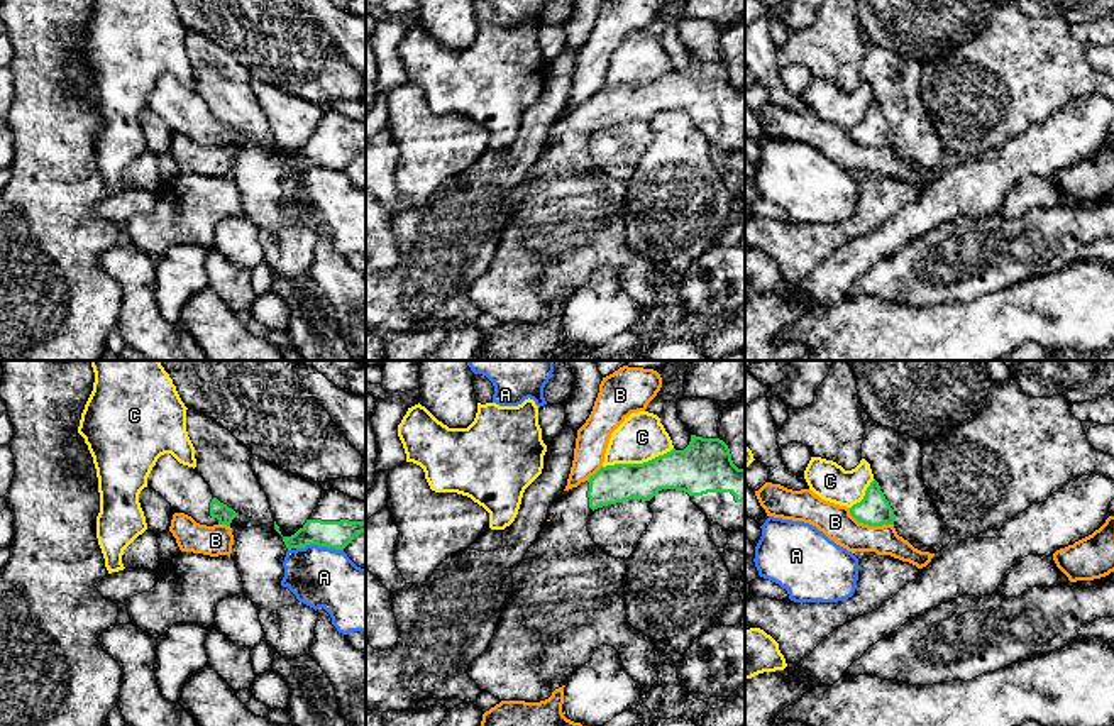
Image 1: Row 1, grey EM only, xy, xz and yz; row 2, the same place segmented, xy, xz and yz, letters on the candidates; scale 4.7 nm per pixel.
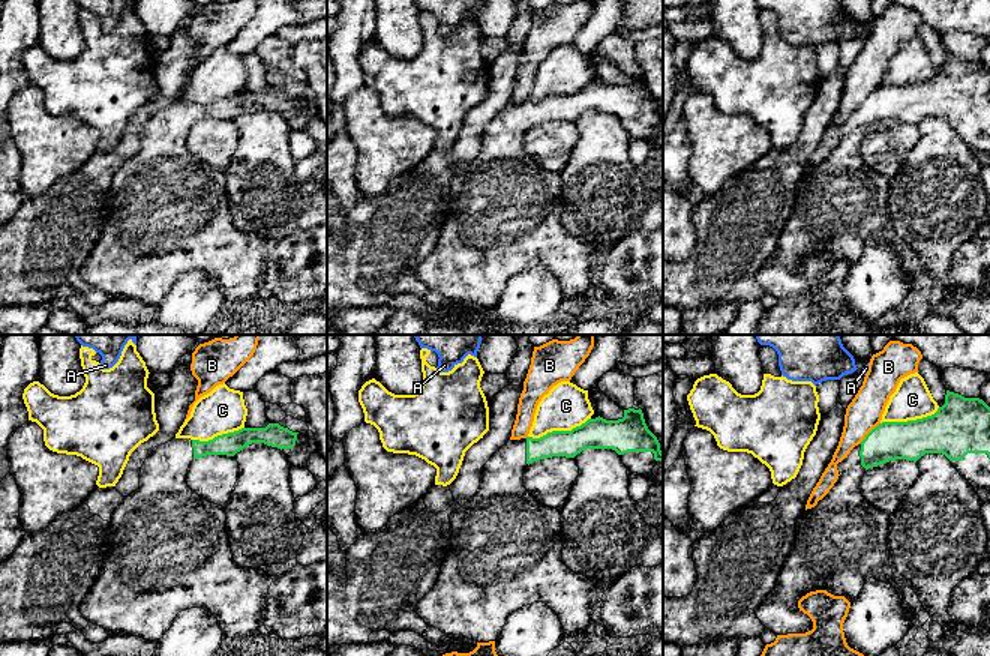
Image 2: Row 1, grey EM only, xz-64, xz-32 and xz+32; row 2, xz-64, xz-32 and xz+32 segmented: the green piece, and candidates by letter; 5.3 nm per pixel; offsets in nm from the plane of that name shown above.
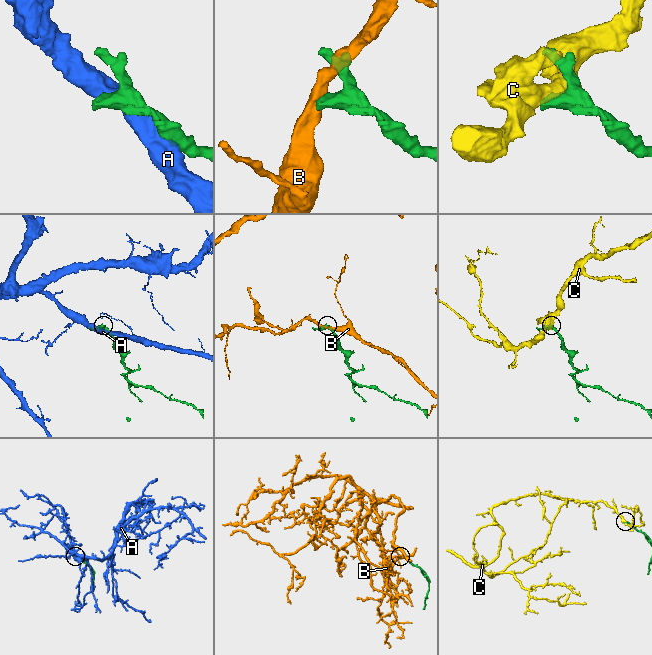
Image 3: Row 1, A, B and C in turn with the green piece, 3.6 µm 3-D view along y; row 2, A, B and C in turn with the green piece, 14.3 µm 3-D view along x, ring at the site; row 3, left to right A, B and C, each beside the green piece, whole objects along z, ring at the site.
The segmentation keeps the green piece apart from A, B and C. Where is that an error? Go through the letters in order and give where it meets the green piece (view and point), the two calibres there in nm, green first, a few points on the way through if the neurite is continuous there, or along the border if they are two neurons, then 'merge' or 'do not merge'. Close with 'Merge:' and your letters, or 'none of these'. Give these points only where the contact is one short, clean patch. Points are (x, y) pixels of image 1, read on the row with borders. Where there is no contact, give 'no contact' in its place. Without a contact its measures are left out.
A: xy (320, 545) | 130/280 nm | do not merge
B: yz (869, 525) | 160/160 nm | along yz (849, 508), (859, 522), (893, 525) | do not merge
C: xz (637, 464) | 200/220 nm | do not merge
Merge: none of these

